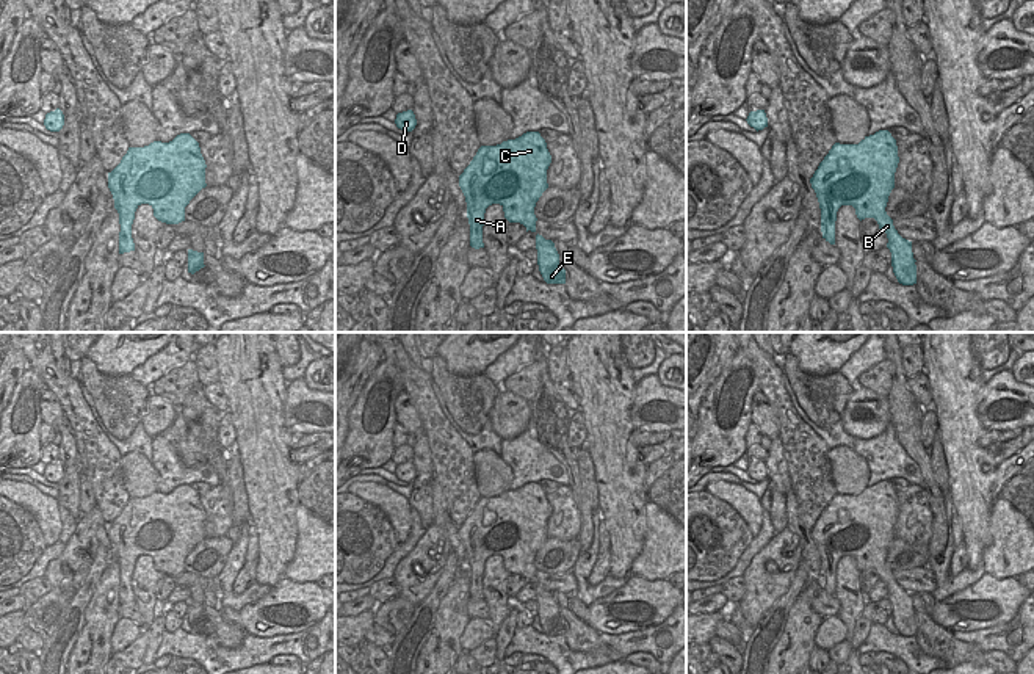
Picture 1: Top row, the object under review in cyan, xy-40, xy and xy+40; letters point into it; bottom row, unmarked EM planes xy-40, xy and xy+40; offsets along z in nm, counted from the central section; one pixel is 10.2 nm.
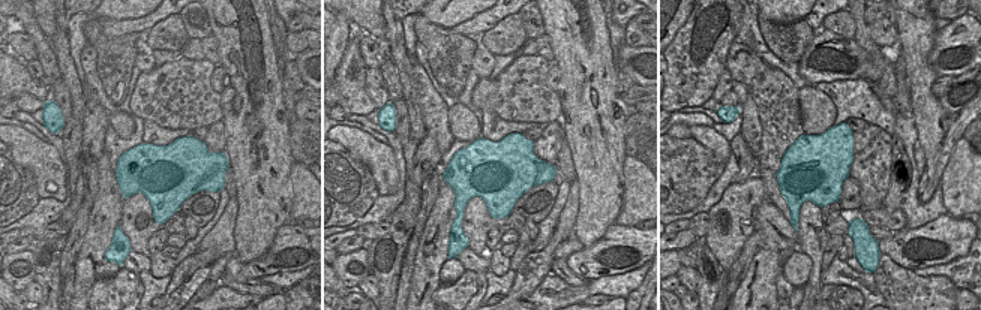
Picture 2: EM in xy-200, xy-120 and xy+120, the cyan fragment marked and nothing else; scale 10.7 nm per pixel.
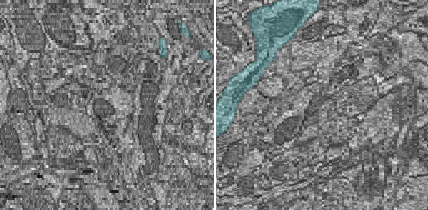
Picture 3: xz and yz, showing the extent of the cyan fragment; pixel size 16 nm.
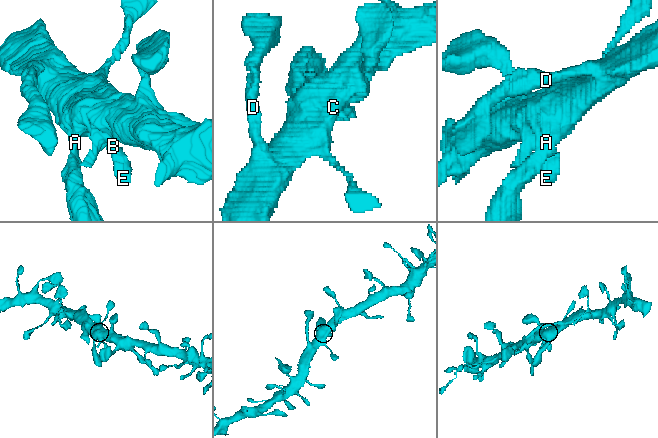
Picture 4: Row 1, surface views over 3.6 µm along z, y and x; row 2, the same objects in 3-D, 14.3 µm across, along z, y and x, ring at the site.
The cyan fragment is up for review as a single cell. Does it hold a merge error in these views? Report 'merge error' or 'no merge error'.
no merge error

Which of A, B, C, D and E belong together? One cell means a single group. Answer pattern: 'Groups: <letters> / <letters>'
Groups: A B C D E.

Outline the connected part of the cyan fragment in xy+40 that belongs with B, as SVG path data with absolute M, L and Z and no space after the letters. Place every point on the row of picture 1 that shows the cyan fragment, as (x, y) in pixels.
M888 130L865 136L859 144L835 143L819 163L812 188L821 208L822 238L835 245L835 221L841 205L852 205L857 218L874 218L887 234L893 273L899 284L916 284L912 241L902 238L887 215L899 163L896 140Z

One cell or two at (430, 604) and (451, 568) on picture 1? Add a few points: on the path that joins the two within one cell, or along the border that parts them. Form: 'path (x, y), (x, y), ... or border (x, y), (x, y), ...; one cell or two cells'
path (437, 594), (447, 577); one cell

